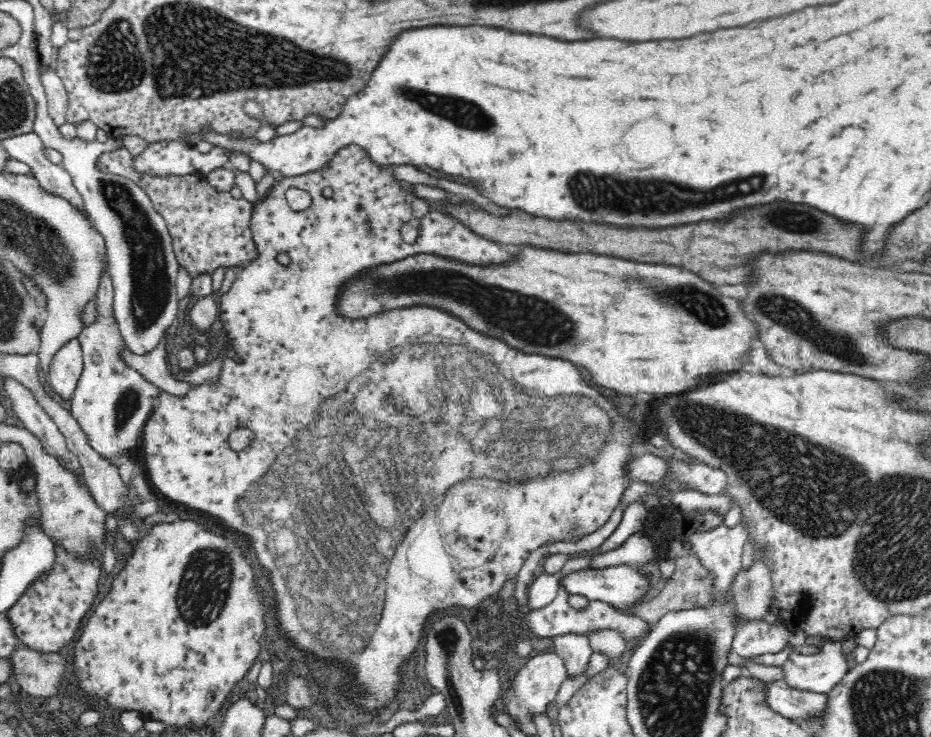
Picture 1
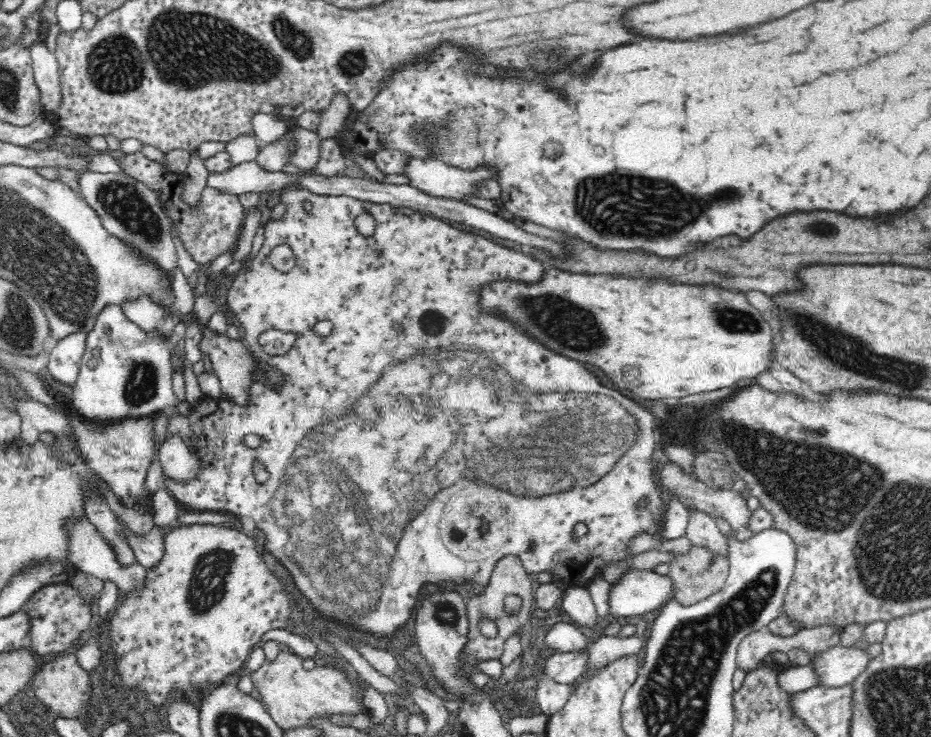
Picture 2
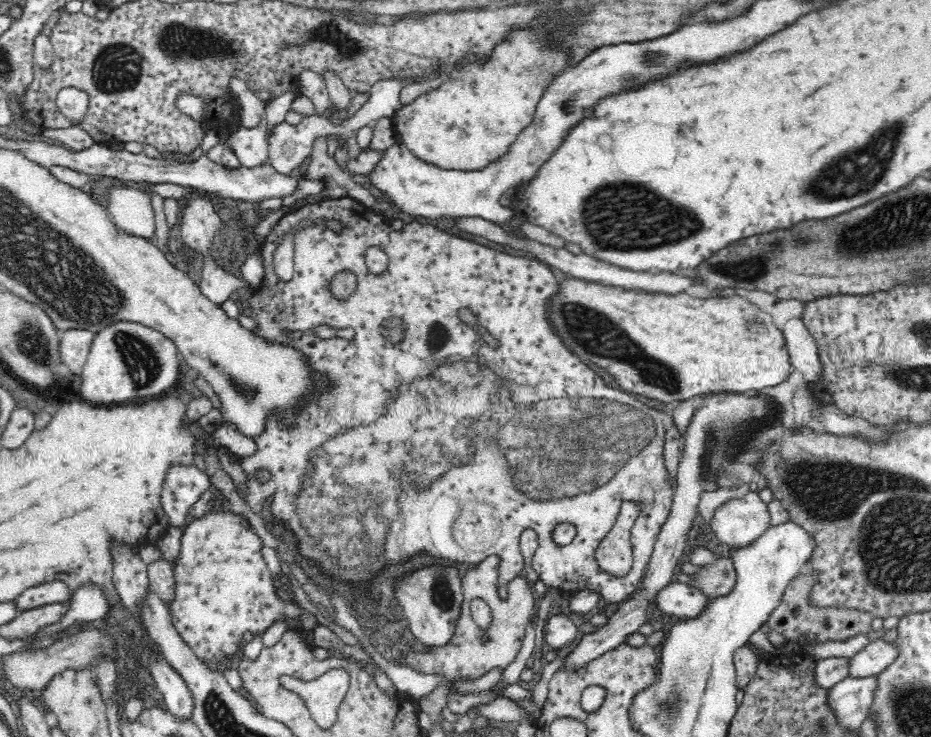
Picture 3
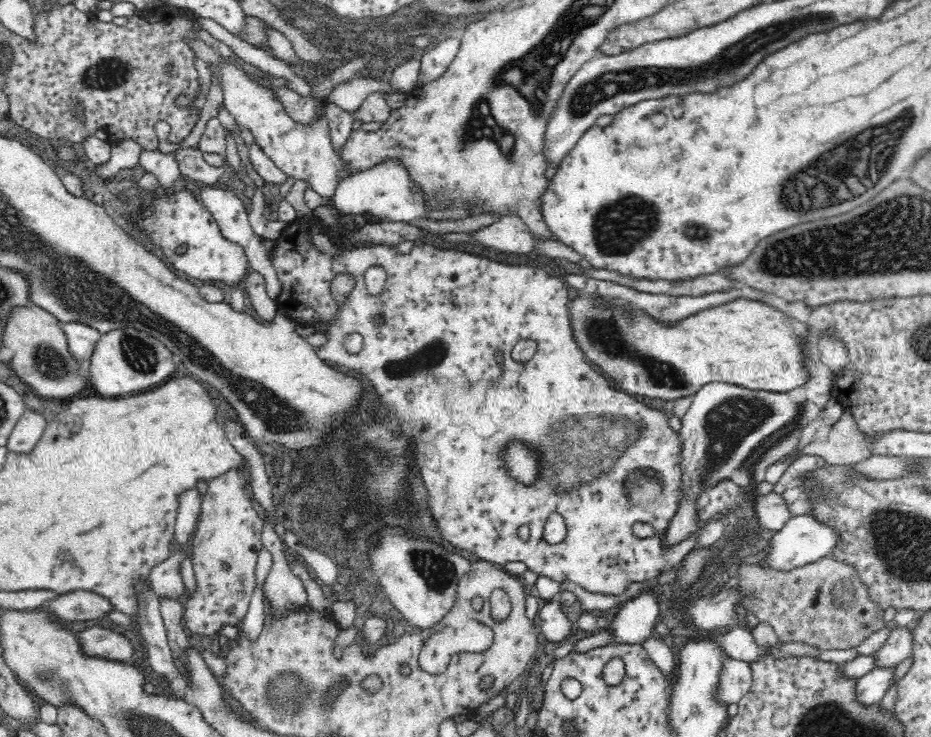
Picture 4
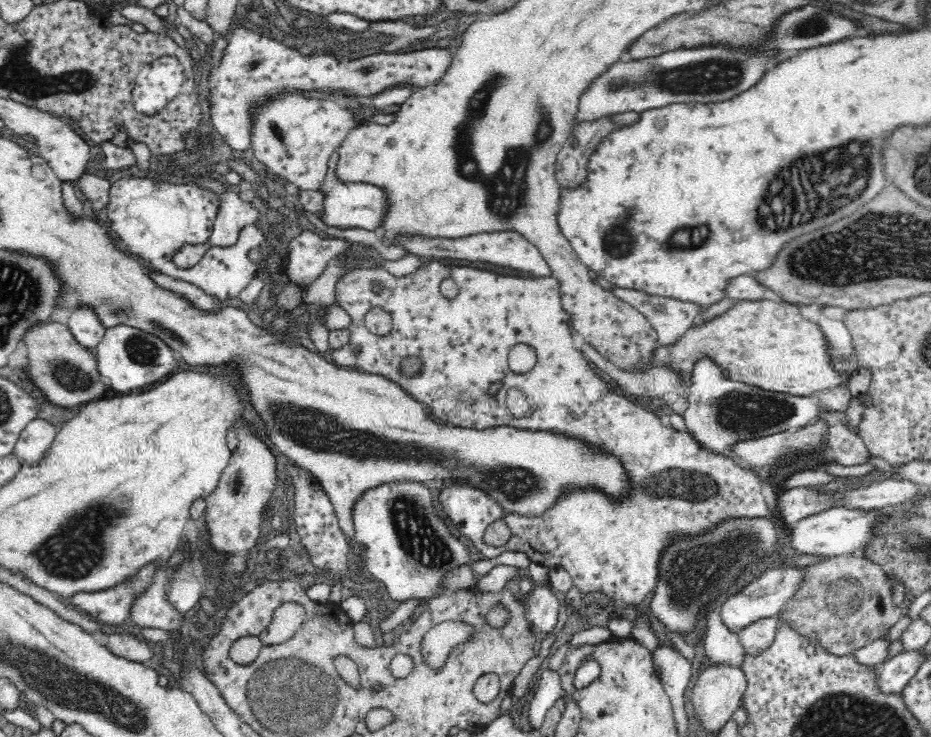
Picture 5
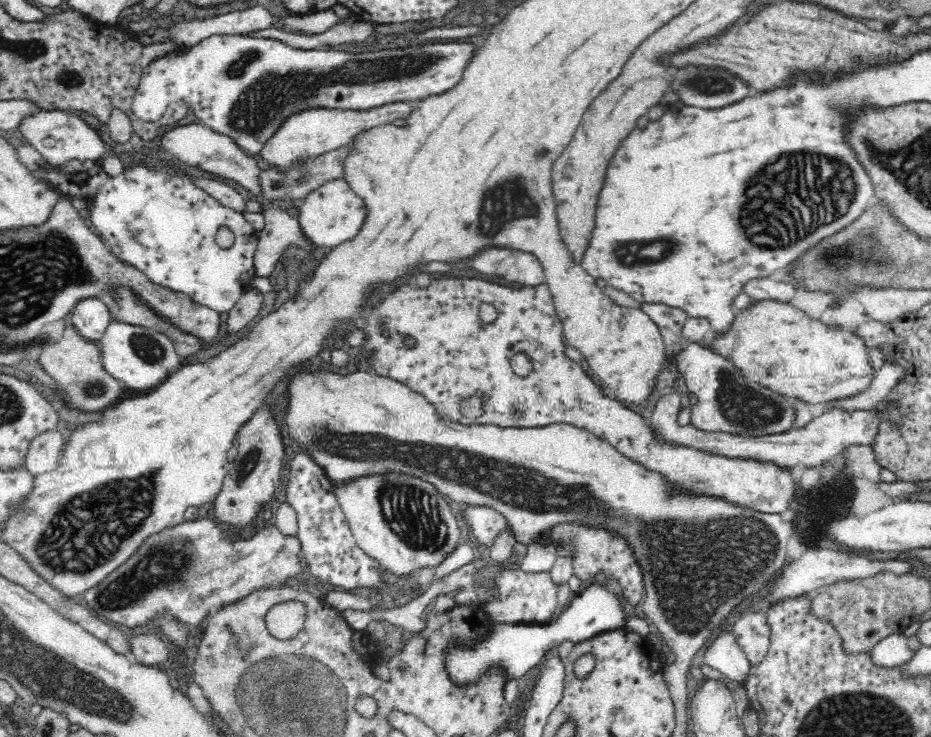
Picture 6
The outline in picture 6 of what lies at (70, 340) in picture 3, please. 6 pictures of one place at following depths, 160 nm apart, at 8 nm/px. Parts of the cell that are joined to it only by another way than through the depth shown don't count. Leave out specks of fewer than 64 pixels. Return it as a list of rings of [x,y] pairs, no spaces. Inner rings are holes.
[[[90,297],[79,300],[67,320],[84,338],[96,342],[113,322],[113,314],[102,300]]]

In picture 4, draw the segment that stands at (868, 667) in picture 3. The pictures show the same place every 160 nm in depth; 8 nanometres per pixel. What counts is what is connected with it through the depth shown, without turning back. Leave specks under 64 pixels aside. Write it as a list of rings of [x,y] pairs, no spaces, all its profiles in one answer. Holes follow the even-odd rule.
[[[898,626],[891,634],[886,644],[878,650],[877,668],[890,668],[912,656],[914,650],[914,631]]]

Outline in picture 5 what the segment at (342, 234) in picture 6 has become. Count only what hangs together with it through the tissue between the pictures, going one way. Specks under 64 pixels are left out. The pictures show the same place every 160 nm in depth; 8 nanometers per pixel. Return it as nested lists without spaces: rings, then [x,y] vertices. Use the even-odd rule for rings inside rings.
[[[338,148],[332,152],[328,160],[328,169],[324,184],[320,186],[319,192],[323,196],[322,214],[320,222],[326,228],[336,228],[336,230],[374,230],[374,227],[381,223],[381,218],[386,210],[386,197],[382,191],[370,187],[370,185],[356,185],[354,183],[342,182],[337,178],[336,166],[338,162]]]

